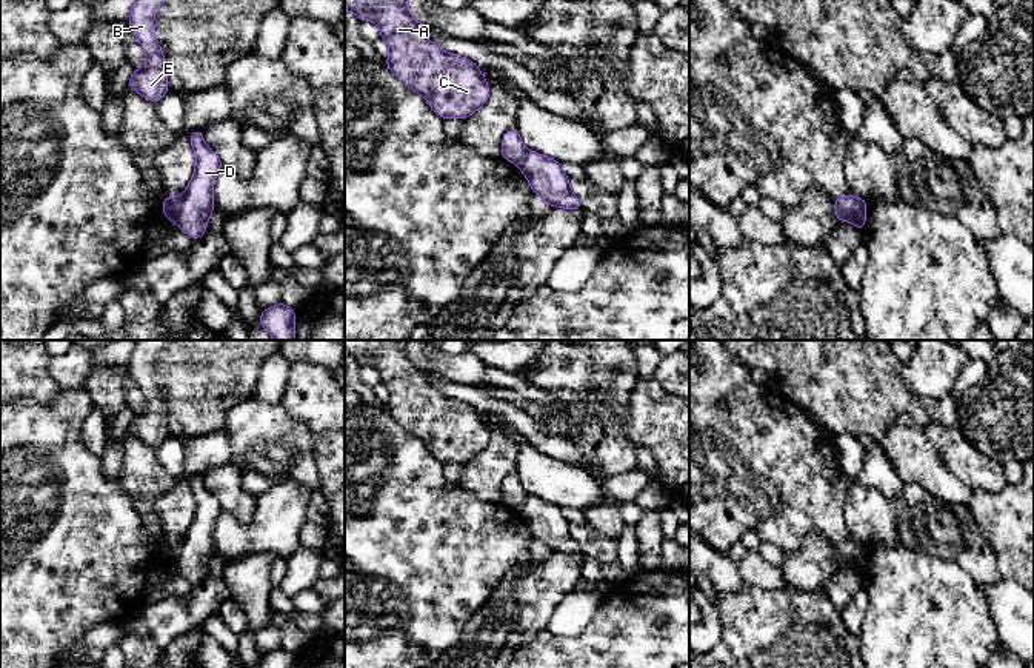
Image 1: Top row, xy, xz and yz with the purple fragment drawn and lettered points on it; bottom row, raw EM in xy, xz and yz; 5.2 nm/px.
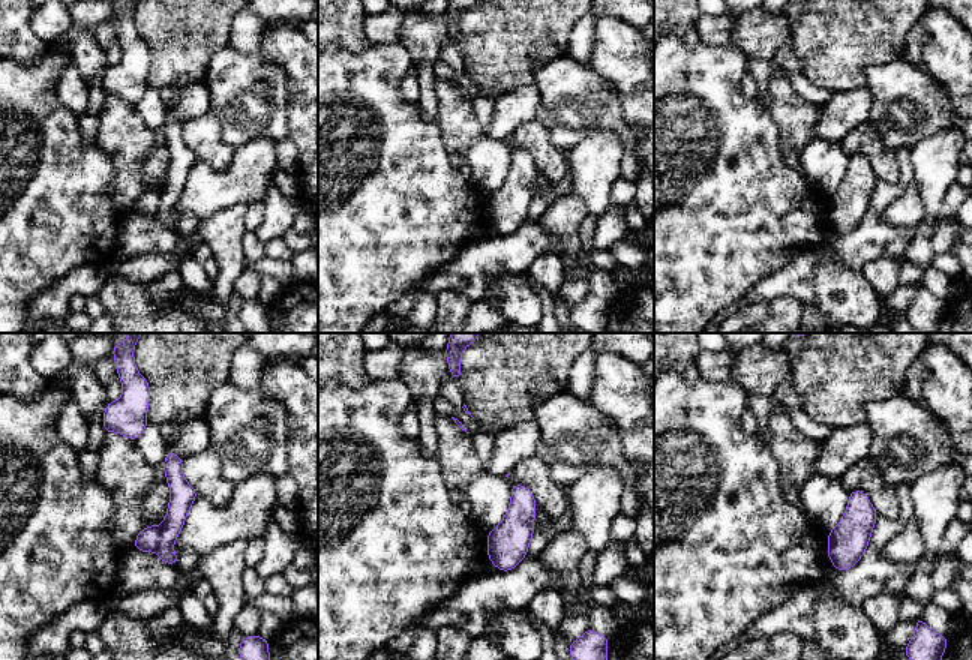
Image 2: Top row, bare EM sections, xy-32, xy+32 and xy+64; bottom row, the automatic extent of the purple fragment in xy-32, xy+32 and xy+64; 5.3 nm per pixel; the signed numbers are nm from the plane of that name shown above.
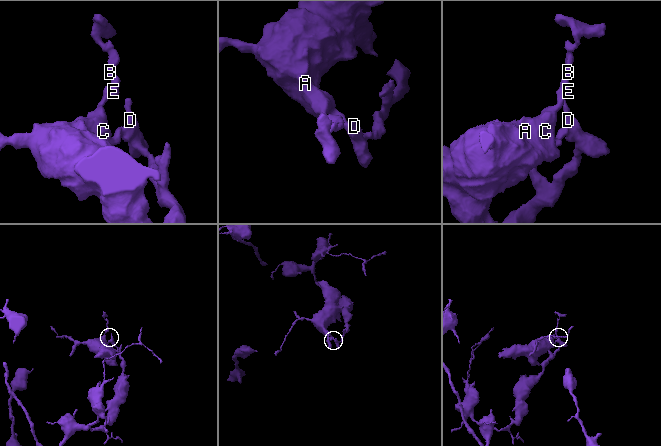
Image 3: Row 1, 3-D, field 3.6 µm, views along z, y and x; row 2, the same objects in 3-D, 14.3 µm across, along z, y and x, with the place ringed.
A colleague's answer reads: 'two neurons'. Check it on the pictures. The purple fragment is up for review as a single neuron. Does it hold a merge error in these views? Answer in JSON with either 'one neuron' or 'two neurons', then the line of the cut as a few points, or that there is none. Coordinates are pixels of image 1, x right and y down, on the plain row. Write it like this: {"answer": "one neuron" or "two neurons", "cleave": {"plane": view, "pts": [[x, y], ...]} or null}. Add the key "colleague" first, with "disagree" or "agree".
{"colleague": "agree", "answer": "two neurons", "cleave": {"plane": "xy", "pts": [[179, 542], [176, 559], [171, 564]]}}

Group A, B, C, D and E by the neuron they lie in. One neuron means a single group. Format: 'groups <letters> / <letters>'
groups A B C E / D

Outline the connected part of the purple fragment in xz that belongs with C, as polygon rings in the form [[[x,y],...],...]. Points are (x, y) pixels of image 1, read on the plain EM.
[[[345,340],[345,356],[374,366],[389,391],[386,411],[420,439],[440,463],[465,465],[489,443],[480,412],[429,386],[408,356],[409,340]]]

